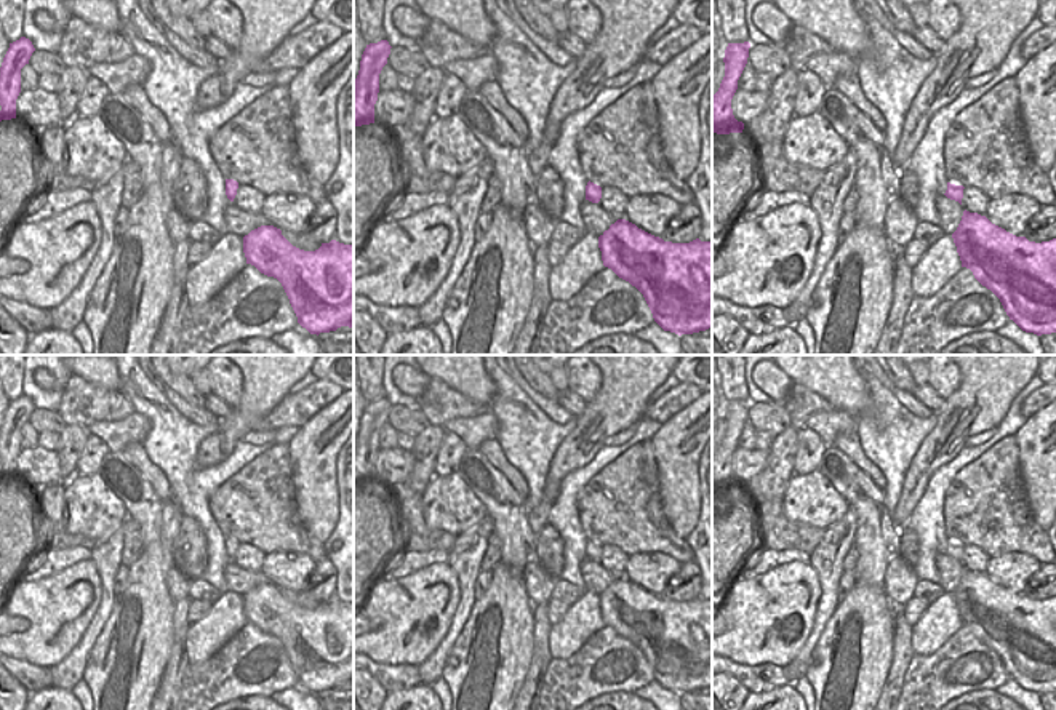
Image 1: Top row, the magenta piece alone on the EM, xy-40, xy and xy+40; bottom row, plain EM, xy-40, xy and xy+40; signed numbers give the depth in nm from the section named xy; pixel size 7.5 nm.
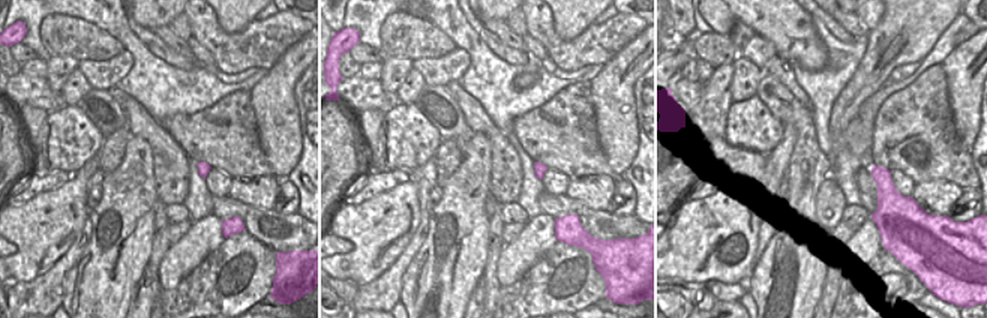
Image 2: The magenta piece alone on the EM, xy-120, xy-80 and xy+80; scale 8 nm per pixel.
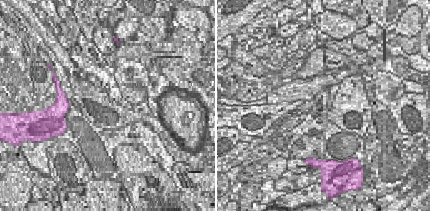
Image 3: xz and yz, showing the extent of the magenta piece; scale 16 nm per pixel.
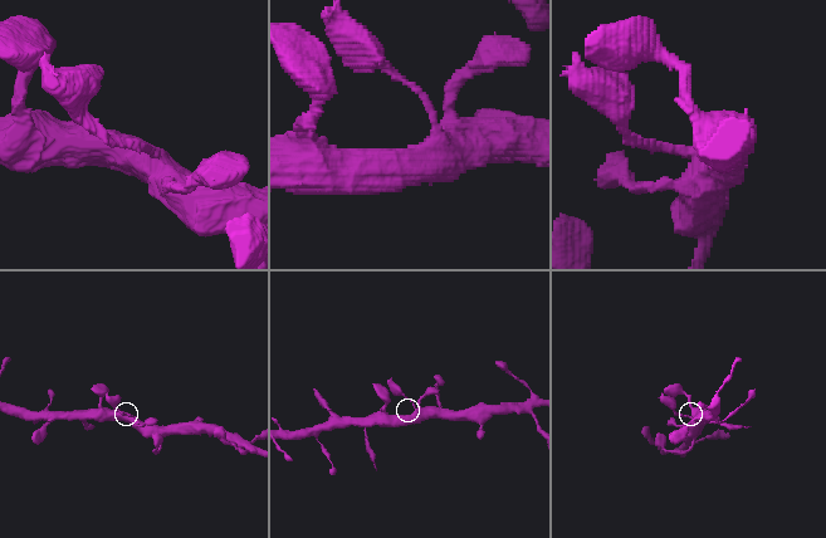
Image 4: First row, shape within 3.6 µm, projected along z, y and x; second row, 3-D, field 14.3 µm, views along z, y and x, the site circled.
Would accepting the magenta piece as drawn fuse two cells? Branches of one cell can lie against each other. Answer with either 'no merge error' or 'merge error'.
no merge error

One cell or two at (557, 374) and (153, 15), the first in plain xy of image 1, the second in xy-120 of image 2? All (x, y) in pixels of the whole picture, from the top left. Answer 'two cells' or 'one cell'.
two cells

